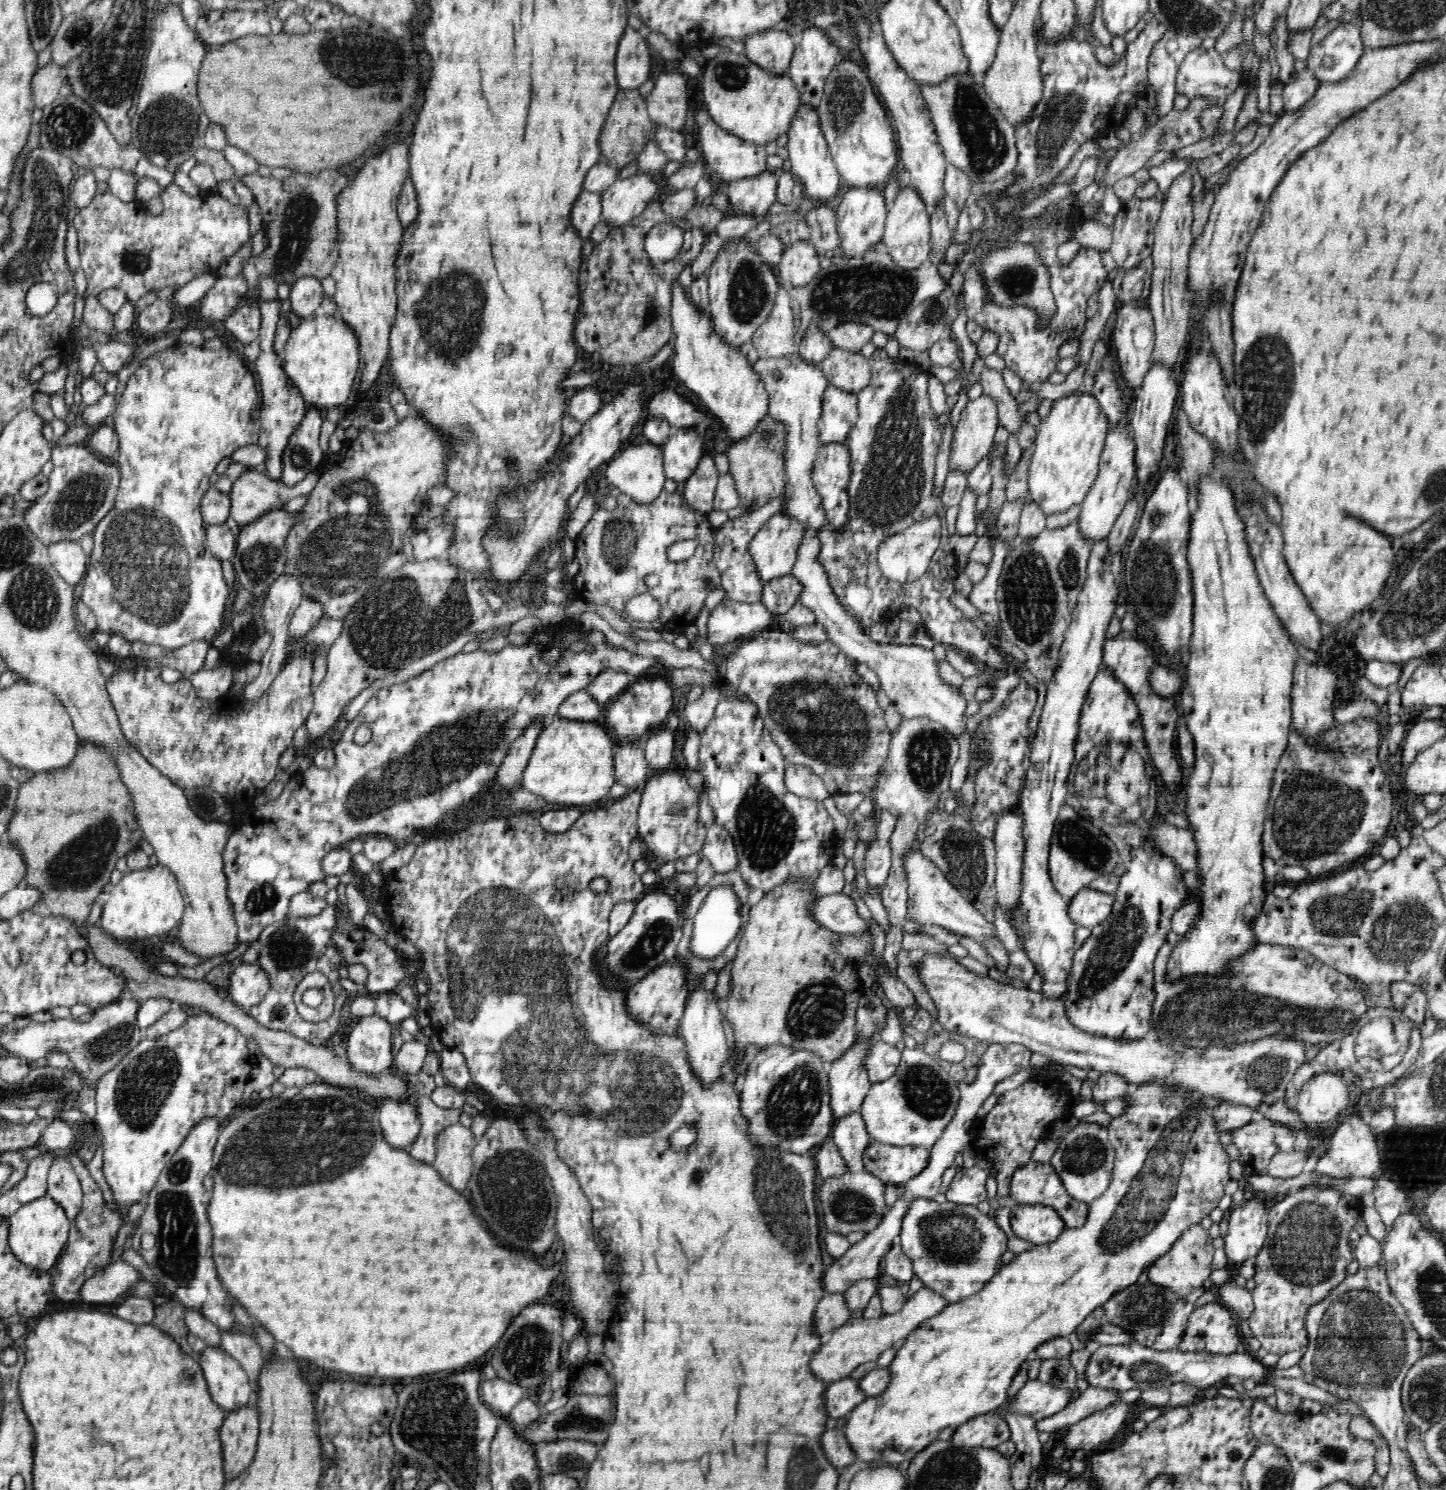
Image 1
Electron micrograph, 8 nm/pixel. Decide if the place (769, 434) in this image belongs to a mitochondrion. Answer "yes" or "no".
yes

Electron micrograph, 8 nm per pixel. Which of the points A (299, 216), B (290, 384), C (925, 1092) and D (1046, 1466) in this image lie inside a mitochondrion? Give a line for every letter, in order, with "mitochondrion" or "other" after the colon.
A: mitochondrion
B: other
C: mitochondrion
D: other

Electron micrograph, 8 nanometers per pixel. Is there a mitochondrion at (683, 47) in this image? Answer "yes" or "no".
no

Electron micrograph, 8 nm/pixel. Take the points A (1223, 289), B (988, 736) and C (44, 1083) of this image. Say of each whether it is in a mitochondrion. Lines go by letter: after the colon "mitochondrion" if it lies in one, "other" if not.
A: other
B: mitochondrion
C: mitochondrion

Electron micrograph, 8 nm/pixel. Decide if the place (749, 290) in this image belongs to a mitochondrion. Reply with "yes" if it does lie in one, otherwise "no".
yes

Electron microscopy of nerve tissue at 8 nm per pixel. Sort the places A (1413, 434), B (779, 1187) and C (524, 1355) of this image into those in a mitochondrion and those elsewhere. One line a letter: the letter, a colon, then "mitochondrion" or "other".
A: other
B: mitochondrion
C: mitochondrion

